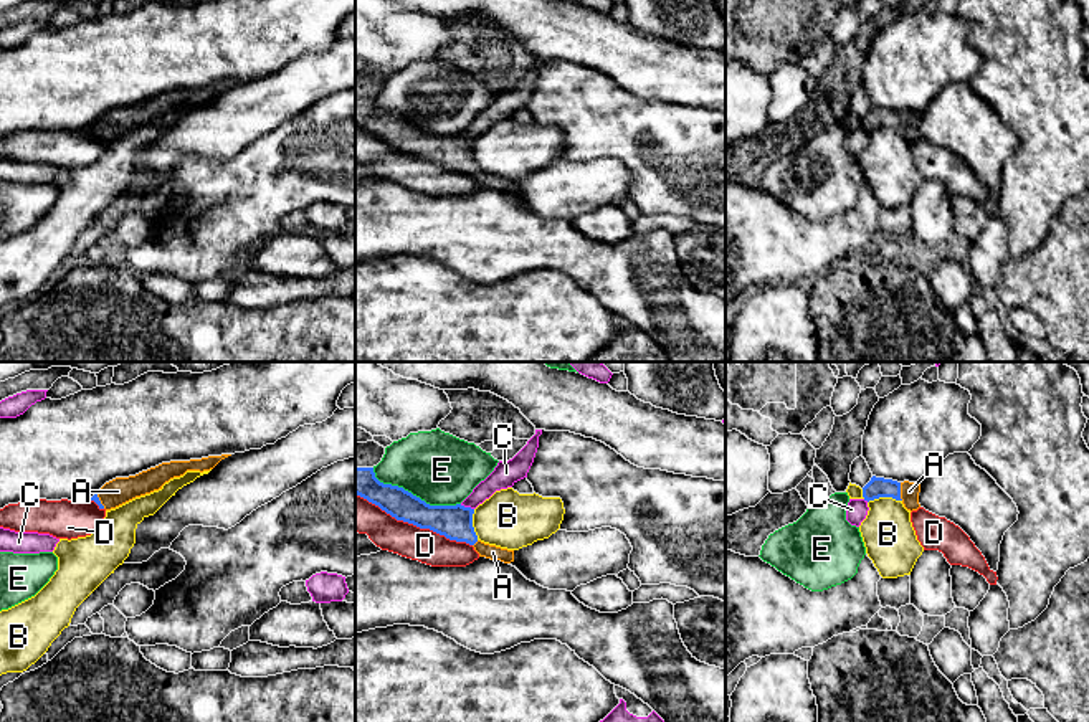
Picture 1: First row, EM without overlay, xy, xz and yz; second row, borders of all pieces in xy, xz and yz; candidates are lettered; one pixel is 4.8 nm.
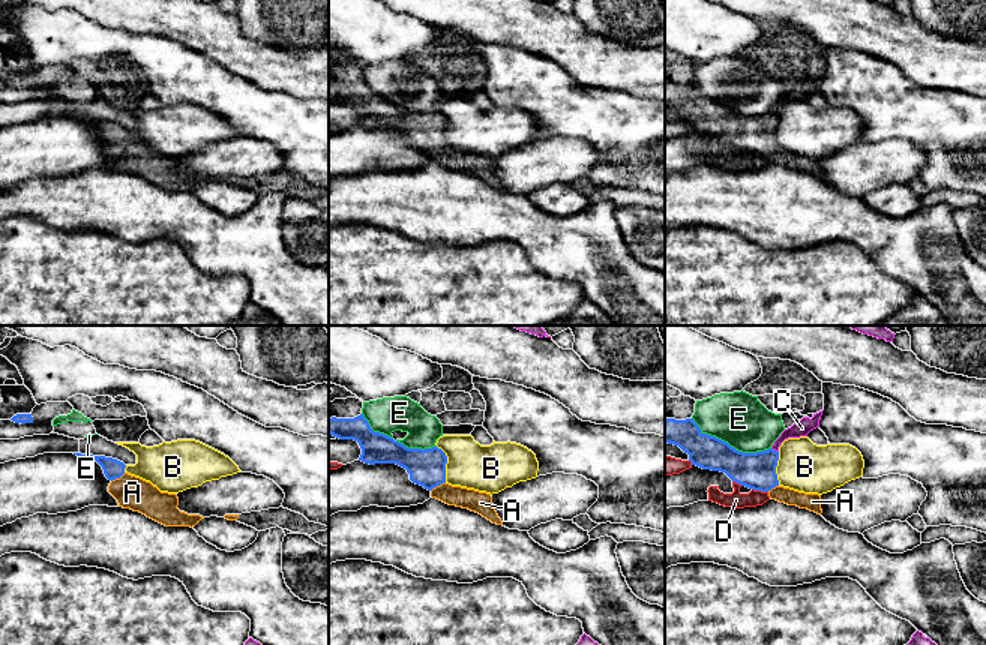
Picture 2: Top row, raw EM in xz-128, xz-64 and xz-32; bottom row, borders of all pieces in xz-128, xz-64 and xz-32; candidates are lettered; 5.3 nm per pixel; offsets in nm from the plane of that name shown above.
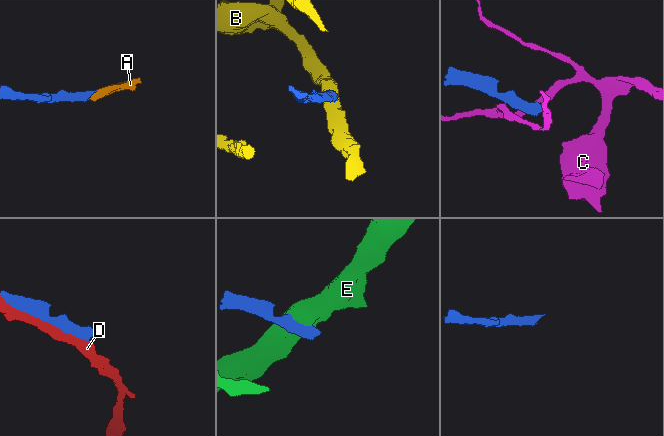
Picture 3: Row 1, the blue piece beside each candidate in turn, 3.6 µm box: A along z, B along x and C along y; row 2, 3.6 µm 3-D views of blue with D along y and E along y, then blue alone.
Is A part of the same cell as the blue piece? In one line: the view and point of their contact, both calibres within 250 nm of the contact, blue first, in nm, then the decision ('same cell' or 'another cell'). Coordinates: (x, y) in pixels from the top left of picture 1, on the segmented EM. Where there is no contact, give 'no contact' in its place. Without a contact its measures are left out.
meets blue in yz at (899, 491); 100 nm thick on the blue side, 100 nm on the other; same cell

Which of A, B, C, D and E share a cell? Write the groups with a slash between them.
A / B / C / D / E

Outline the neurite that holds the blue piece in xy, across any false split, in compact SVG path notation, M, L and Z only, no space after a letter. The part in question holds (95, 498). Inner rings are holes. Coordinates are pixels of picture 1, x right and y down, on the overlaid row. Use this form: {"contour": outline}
{"contour": "M231 454L208 456L190 461L170 461L129 477L116 477L106 482L93 497L99 509L116 509L136 497L162 489L165 482L183 476L187 471L210 471Z"}

